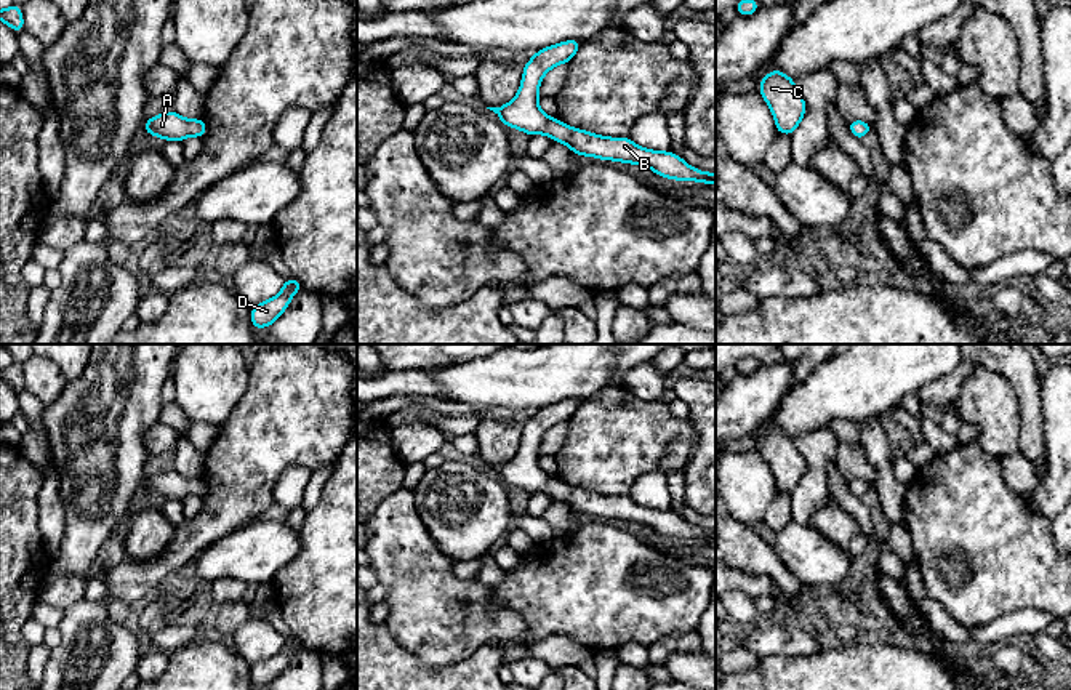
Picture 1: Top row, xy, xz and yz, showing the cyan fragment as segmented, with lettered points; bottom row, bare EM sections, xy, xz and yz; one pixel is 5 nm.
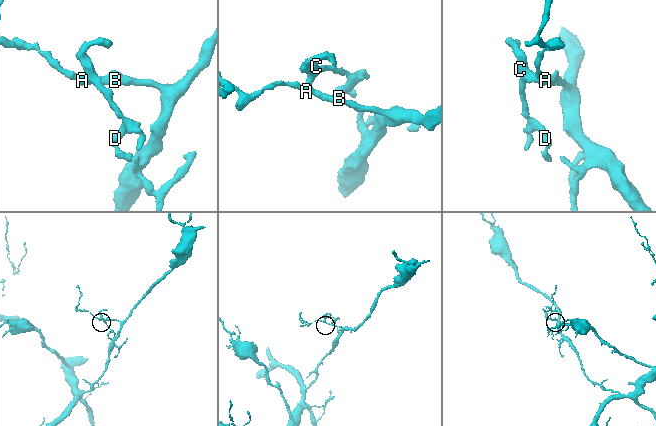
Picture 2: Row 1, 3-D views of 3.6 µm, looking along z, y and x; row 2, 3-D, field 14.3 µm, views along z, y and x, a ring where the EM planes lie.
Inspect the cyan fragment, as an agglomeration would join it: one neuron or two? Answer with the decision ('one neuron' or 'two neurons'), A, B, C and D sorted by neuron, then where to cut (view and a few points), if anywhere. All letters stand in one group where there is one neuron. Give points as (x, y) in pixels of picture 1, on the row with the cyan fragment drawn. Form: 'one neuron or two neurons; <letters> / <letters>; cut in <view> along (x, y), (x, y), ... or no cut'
one neuron; A B C D; no cut

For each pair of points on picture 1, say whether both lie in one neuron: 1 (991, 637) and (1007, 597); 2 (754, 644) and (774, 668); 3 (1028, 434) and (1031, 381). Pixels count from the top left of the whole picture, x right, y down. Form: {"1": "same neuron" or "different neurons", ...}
{"1": "different neurons", "2": "different neurons", "3": "same neuron"}

